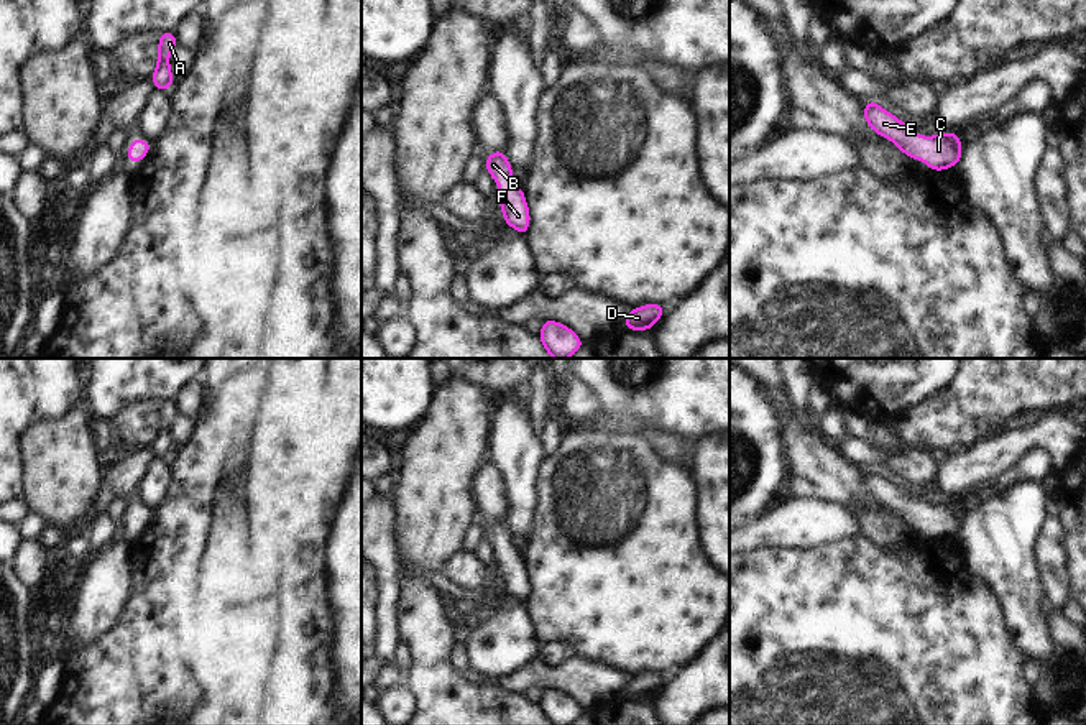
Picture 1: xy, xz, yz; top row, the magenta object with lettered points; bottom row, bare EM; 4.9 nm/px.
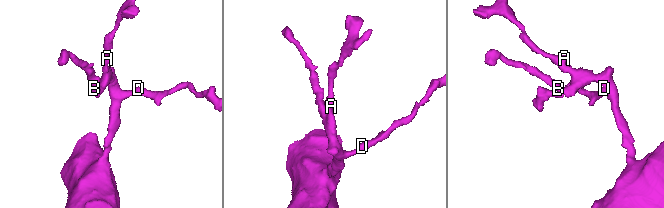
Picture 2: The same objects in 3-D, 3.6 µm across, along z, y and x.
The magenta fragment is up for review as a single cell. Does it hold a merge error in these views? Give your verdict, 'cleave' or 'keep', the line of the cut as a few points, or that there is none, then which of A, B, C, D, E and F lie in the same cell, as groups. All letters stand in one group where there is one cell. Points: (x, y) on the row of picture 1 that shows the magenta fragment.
keep; cut none; groups A B C D E F

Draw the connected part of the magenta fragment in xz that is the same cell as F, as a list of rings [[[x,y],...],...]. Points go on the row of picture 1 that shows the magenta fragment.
[[[498,150],[485,158],[485,169],[498,182],[499,205],[503,220],[524,237],[529,230],[531,215],[524,191],[513,179],[513,166],[508,161],[504,150]]]

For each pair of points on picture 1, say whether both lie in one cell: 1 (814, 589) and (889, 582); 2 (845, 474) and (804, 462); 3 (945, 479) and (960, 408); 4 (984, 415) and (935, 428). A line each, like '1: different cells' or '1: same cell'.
1: same cell
2: same cell
3: different cells
4: same cell

